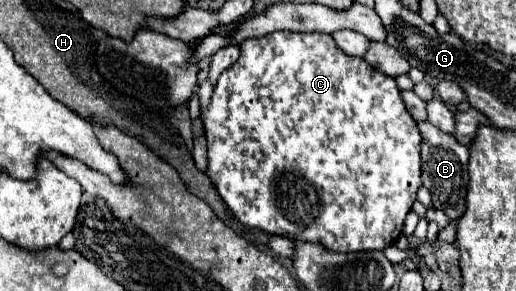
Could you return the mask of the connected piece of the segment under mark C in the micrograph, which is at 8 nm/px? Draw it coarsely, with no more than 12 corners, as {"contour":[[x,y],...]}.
{"contour":[[245,39],[205,113],[249,227],[383,251],[421,187],[393,77]]}

